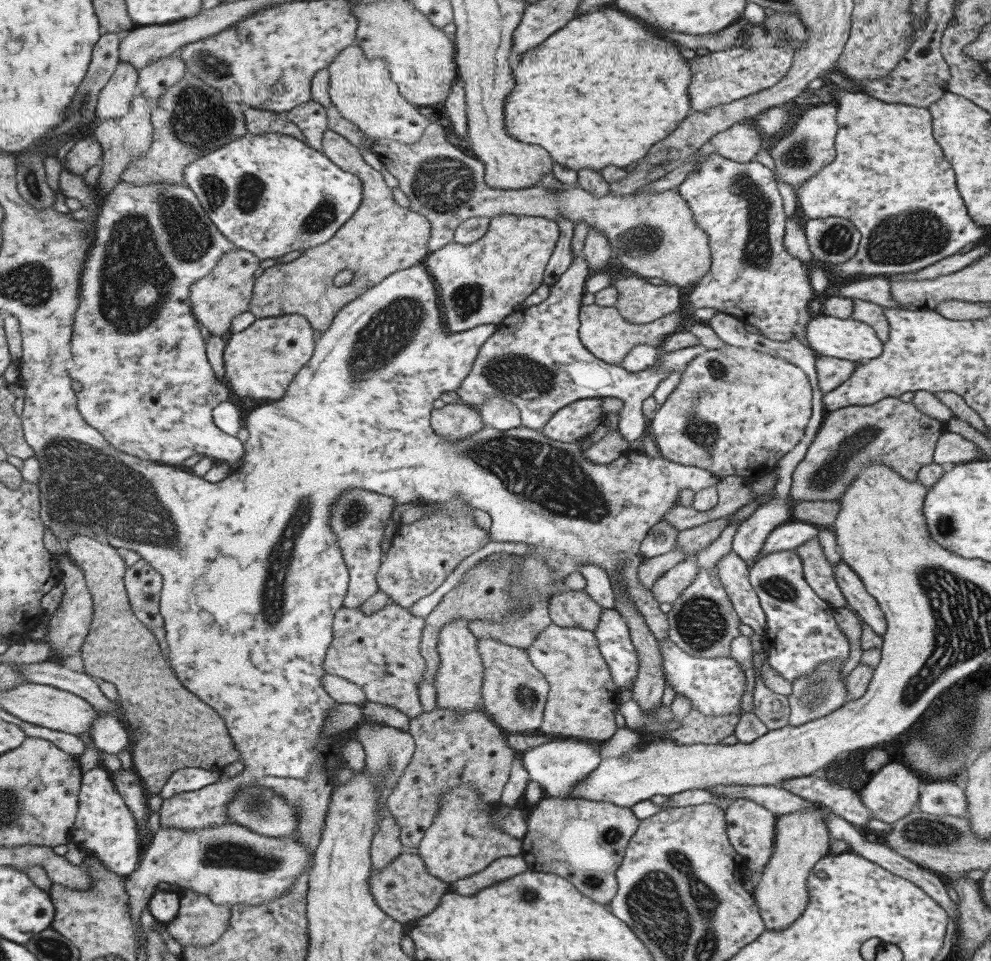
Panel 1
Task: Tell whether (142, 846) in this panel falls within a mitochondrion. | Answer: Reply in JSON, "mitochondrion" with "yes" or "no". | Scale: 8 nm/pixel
{"mitochondrion":"no"}

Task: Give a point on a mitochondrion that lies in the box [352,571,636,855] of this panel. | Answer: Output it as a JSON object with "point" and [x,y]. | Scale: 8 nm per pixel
{"point":[526,696]}

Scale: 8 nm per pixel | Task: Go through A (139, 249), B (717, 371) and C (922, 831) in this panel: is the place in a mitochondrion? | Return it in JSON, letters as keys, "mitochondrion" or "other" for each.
{"A":"mitochondrion","B":"mitochondrion","C":"mitochondrion"}

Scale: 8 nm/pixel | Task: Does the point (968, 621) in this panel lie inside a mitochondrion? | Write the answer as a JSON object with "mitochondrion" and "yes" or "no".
{"mitochondrion":"yes"}

